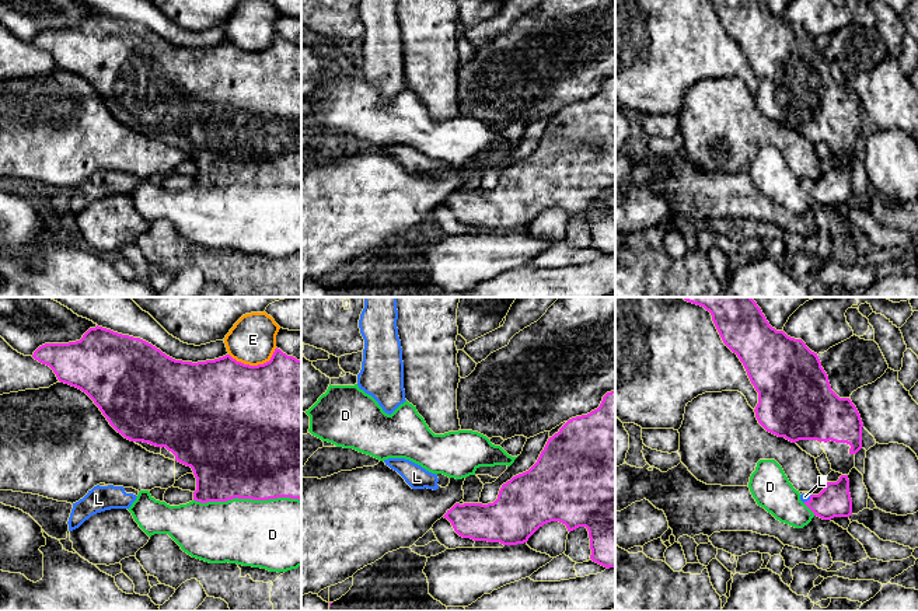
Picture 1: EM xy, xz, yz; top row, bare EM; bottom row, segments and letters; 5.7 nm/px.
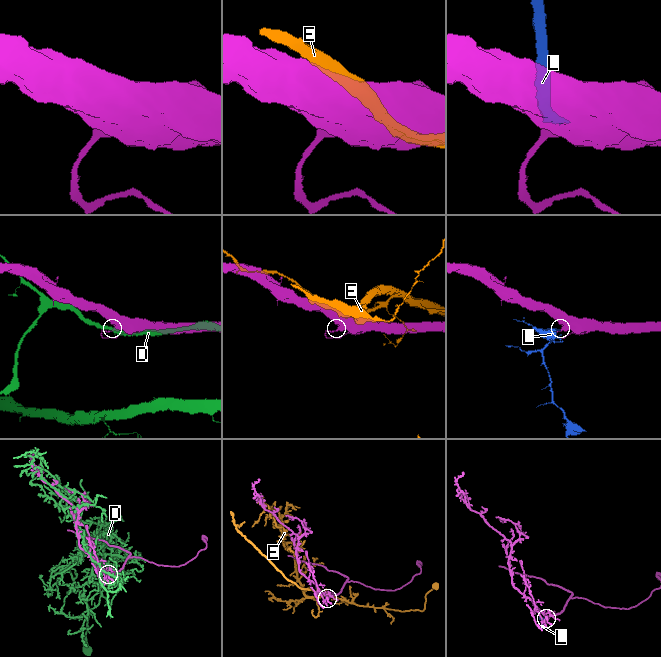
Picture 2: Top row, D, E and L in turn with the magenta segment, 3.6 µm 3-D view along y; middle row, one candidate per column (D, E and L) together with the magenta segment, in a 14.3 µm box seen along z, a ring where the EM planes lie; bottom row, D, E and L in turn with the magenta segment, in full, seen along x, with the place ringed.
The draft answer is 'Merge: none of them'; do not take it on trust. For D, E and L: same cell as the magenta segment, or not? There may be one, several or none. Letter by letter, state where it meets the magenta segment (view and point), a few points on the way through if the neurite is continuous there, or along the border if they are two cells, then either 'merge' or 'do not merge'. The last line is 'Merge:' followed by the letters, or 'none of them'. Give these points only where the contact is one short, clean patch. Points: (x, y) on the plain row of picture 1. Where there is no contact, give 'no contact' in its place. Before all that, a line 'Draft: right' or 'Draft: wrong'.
Draft: wrong
D: contact xy (247, 184); do not merge
E: contact xy (254, 52); do not merge
L: contact yz (807, 187); way yz (834, 187), (807, 187), (805, 182); merge
Merge: L

